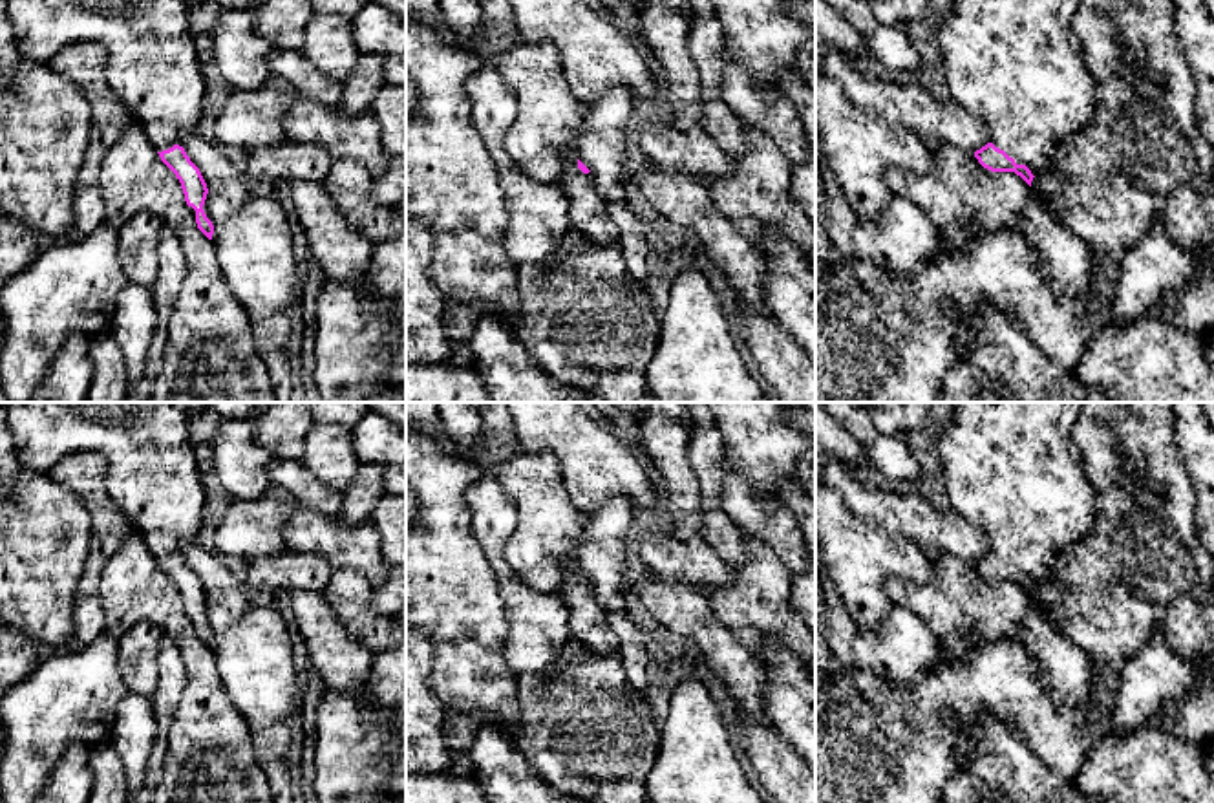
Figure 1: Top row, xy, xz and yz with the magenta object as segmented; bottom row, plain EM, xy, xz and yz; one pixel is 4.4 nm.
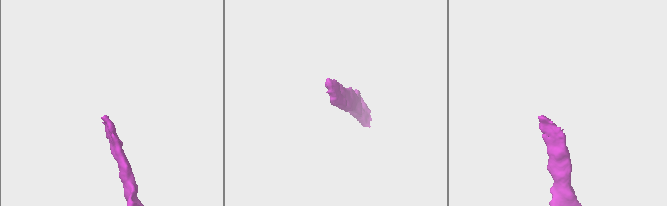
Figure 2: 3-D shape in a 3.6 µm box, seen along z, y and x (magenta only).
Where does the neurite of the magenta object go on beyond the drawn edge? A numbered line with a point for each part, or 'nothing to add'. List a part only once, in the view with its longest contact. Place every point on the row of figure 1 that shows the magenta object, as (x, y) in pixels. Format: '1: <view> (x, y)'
1: yz (1017, 66)

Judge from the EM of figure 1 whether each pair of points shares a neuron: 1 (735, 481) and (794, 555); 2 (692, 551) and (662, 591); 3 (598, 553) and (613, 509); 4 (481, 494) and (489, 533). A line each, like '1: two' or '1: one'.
1: one
2: two
3: one
4: one

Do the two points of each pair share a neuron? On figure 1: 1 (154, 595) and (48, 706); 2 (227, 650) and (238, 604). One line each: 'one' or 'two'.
1: two
2: two

